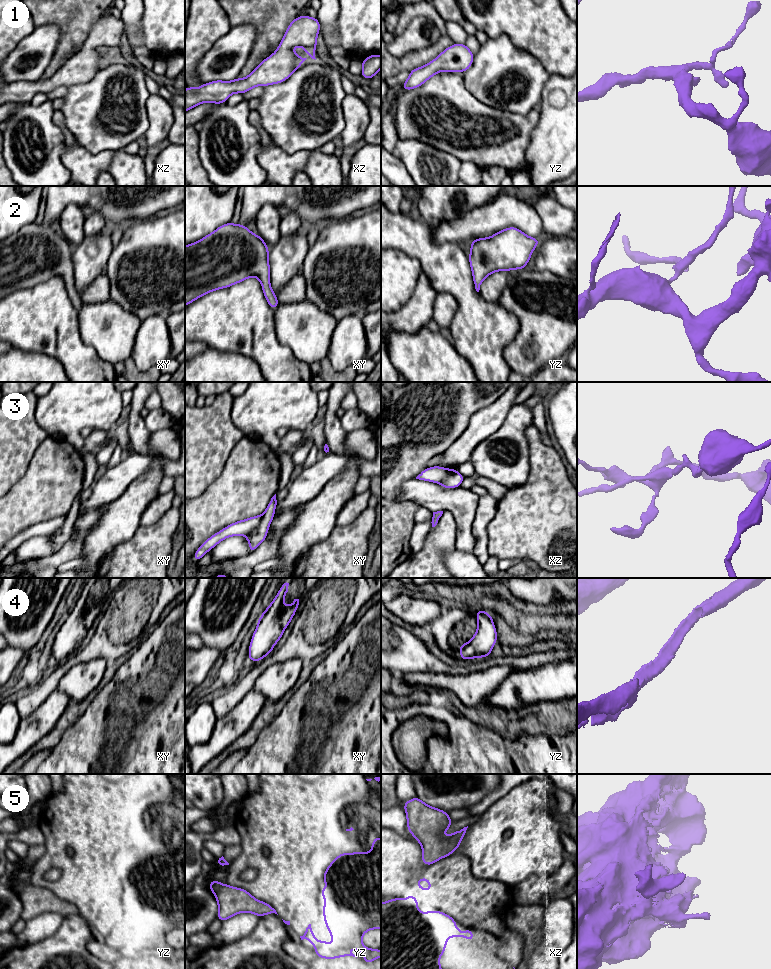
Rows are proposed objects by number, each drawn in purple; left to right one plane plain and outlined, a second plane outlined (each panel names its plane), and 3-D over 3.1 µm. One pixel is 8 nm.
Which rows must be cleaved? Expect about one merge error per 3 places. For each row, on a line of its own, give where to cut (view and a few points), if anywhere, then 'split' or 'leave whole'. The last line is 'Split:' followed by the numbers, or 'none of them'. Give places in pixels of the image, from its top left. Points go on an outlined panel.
1: no cut; leave whole
2: no cut; leave whole
3: cut in xy along (263, 515), (260, 522), (245, 535); split
4: no cut; leave whole
5: cut in yz along (274, 910), (275, 912); split
Split: 3, 5

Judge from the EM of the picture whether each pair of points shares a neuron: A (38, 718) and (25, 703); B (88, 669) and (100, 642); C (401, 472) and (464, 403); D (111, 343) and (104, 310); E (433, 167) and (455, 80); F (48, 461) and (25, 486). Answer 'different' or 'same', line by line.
A: different
B: different
C: same
D: same
E: different
F: same

